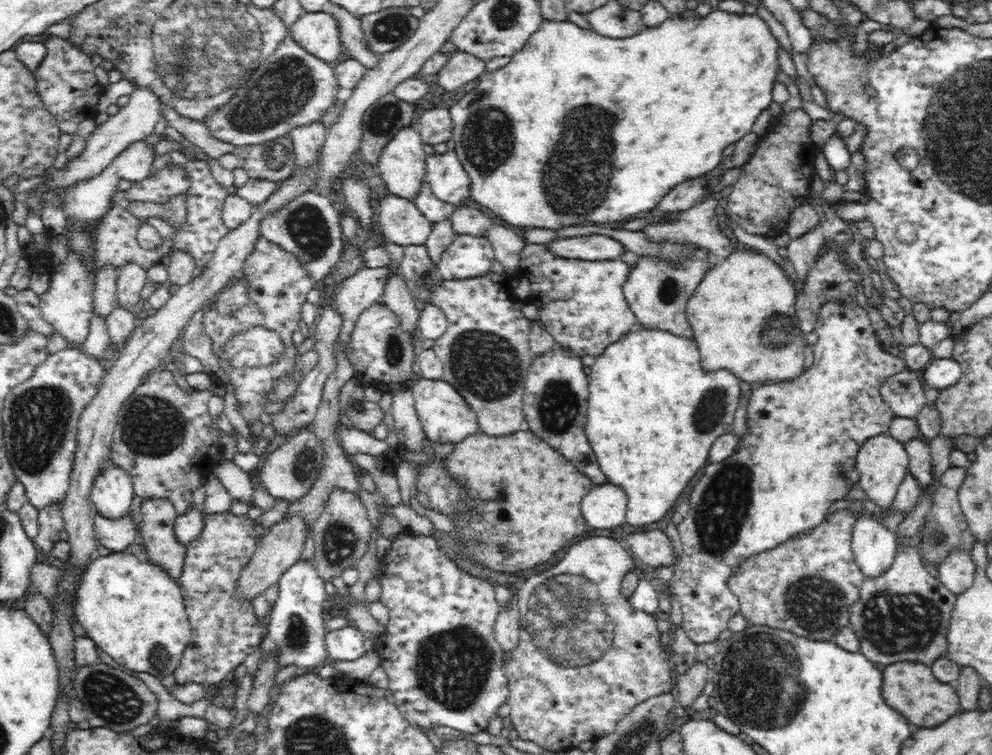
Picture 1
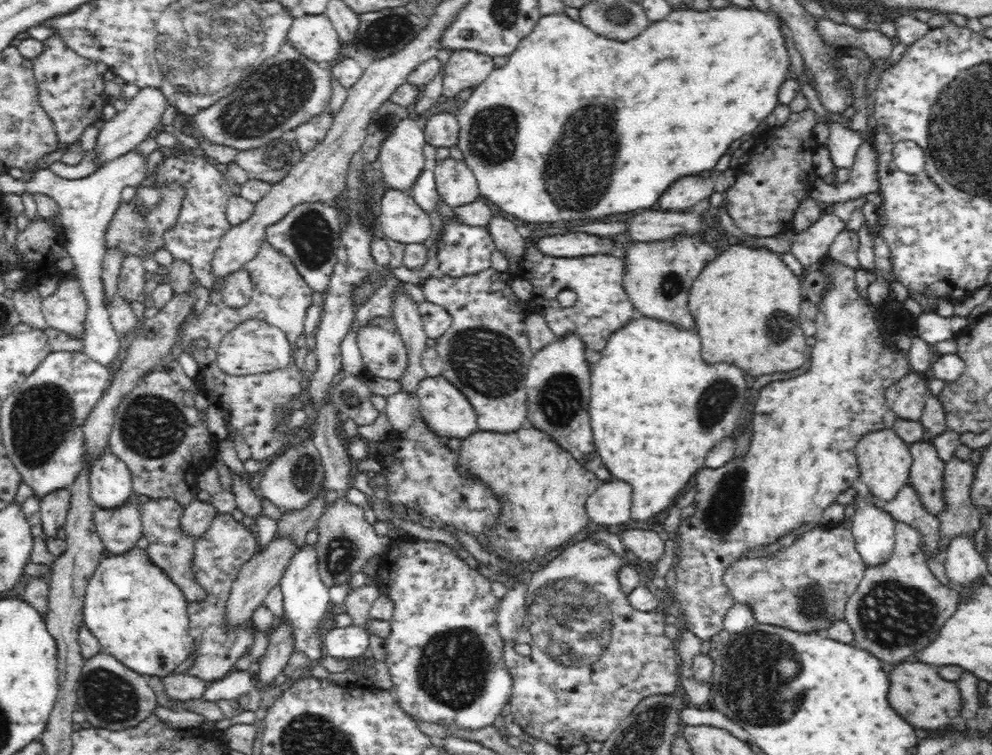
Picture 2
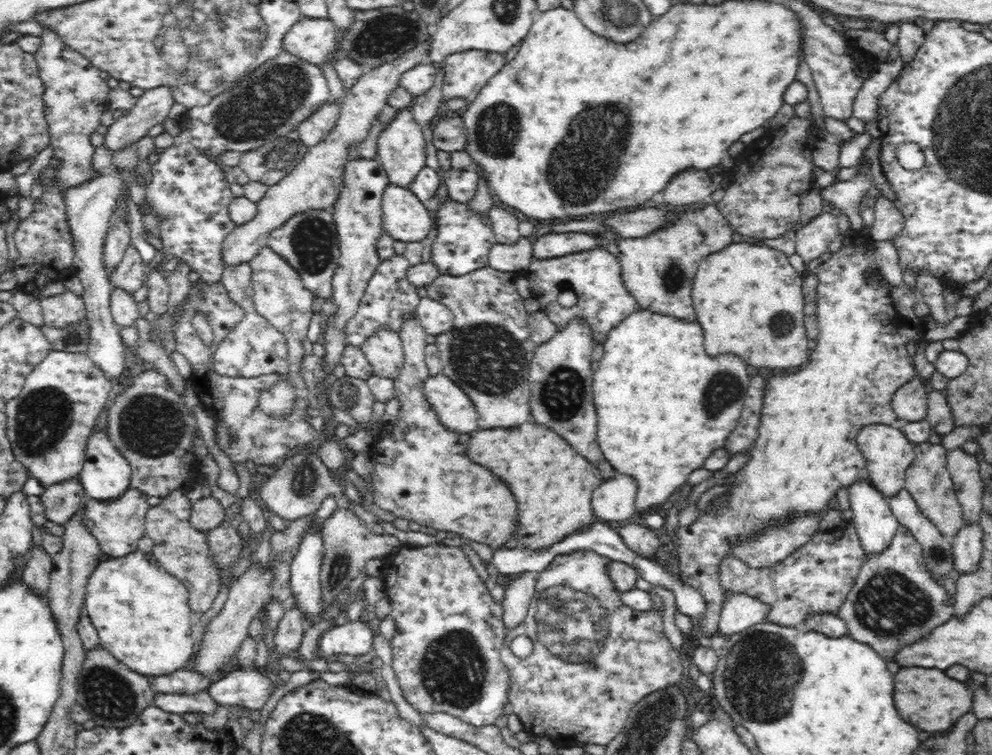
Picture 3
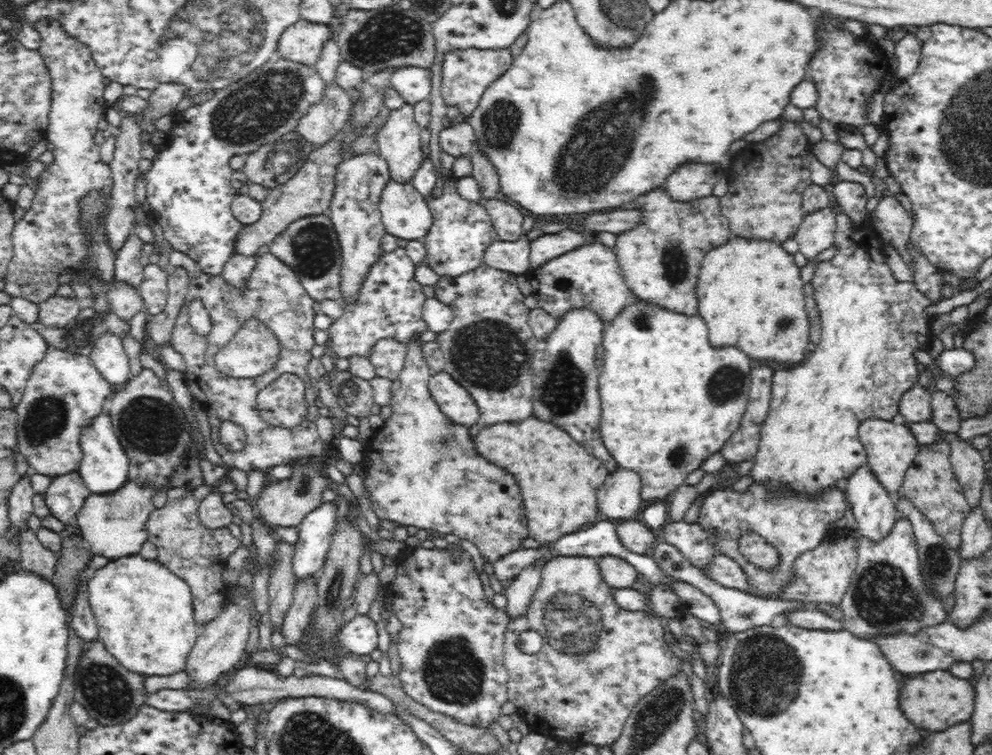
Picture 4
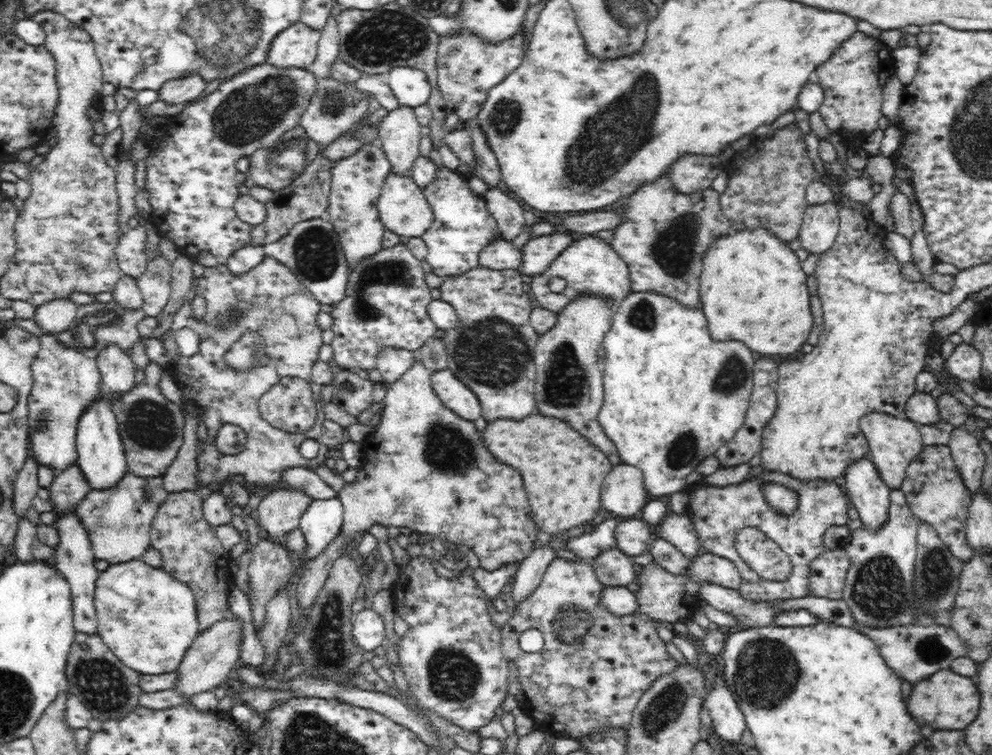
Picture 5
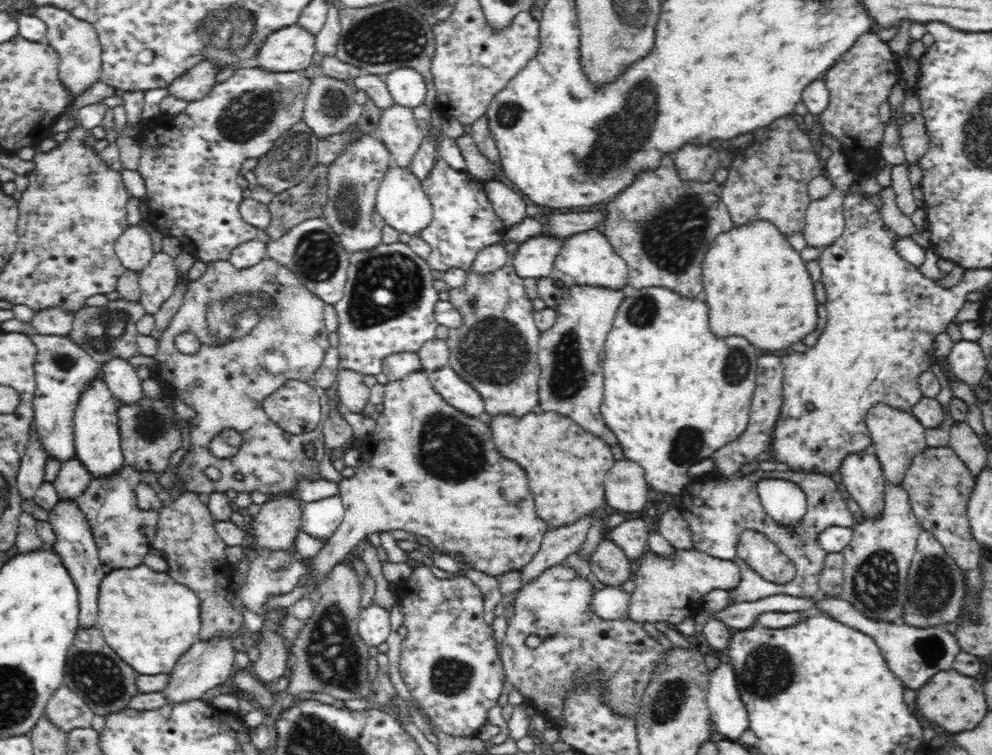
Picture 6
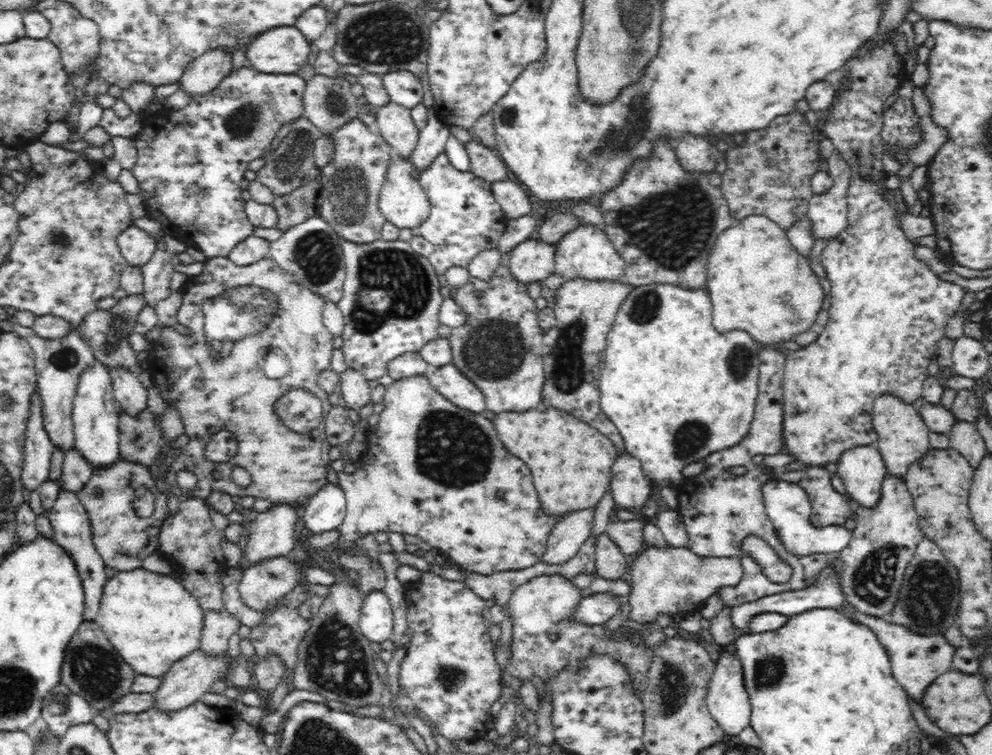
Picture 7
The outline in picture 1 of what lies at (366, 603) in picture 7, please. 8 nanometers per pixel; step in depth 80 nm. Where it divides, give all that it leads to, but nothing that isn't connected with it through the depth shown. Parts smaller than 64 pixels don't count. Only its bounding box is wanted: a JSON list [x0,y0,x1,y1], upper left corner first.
[325,626,366,660]

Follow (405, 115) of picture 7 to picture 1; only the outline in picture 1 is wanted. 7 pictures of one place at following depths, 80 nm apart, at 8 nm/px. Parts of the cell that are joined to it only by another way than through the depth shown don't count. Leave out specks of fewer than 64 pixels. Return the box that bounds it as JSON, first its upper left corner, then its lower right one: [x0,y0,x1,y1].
[374,124,426,200]

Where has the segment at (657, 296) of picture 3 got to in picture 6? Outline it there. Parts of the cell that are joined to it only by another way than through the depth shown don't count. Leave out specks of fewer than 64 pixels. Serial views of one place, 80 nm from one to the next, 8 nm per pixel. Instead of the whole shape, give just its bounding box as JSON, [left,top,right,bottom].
[603,153,734,297]

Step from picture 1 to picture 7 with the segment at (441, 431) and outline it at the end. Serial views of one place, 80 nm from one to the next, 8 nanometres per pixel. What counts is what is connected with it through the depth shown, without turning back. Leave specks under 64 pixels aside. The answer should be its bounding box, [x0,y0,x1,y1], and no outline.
[426,363,487,414]

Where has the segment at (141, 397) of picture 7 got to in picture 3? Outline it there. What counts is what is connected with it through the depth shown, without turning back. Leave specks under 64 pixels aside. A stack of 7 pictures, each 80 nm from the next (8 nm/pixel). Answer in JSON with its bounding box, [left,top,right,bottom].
[65,166,136,379]

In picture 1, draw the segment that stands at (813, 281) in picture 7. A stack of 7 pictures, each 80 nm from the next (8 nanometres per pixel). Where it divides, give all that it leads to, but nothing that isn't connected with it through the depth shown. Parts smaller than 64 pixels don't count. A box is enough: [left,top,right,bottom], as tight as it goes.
[686,252,804,383]

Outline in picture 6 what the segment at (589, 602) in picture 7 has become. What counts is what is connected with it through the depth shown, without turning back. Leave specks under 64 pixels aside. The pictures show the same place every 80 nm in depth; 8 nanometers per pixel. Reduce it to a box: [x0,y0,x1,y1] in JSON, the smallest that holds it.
[590,586,630,620]

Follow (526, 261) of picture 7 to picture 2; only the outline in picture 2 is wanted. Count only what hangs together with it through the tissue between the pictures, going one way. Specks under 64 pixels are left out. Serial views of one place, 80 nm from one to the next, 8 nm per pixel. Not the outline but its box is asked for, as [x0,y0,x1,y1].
[538,232,614,257]

